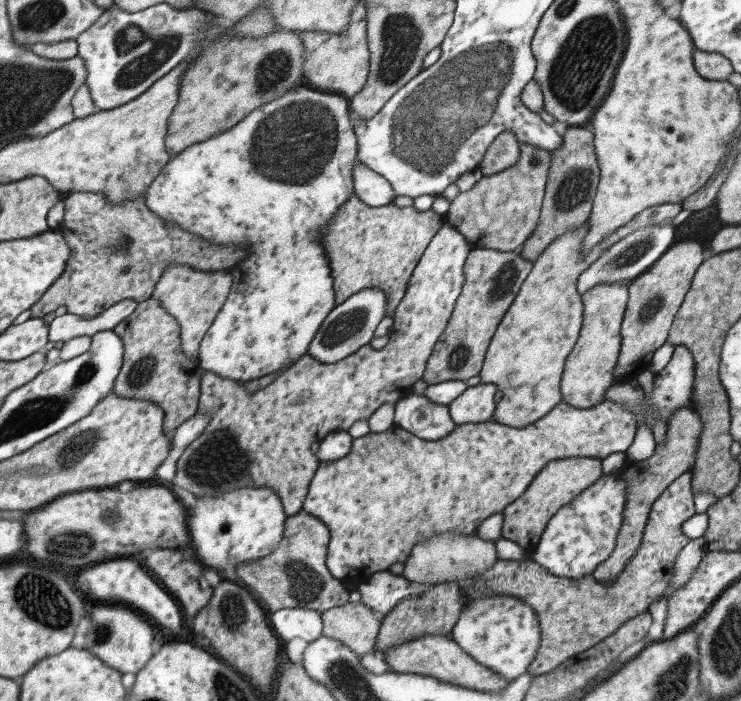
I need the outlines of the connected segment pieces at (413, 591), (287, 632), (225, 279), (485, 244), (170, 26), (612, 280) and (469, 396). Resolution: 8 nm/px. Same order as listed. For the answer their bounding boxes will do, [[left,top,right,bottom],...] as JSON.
[[356,570,431,618],[268,608,322,643],[151,263,234,356],[446,144,552,252],[76,3,222,111],[577,221,676,295],[449,383,496,425]]

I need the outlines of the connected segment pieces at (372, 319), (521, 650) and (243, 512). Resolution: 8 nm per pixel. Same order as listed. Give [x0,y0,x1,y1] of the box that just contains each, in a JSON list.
[[308,287,386,364],[449,573,542,679],[187,487,288,572]]

